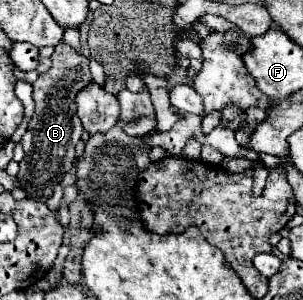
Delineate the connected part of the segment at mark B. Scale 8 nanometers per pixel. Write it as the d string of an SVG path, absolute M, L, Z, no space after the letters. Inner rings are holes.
M65 41L55 45L55 53L51 55L51 69L41 73L33 83L33 99L35 113L29 121L29 129L23 135L21 143L25 149L25 157L19 163L17 181L27 191L29 199L49 199L53 195L53 187L61 183L63 173L71 171L75 161L75 145L81 139L83 125L75 113L75 95L91 83L89 59L75 51Z

